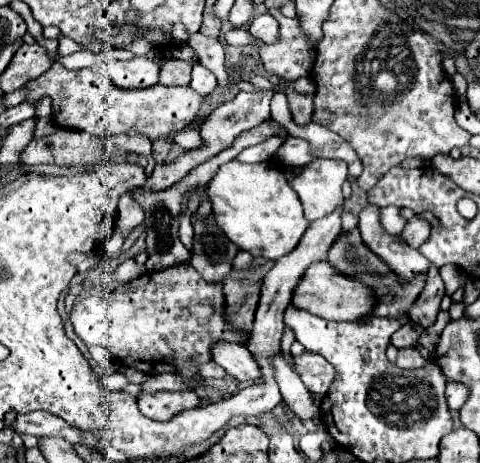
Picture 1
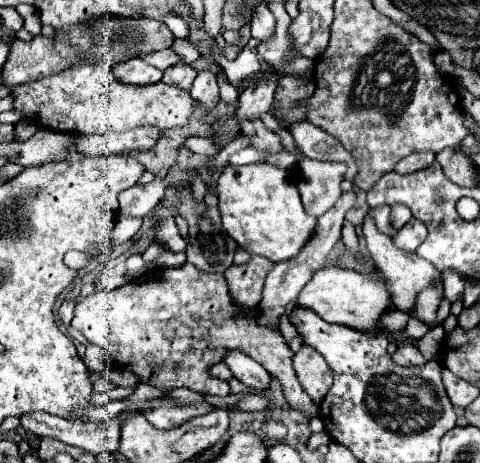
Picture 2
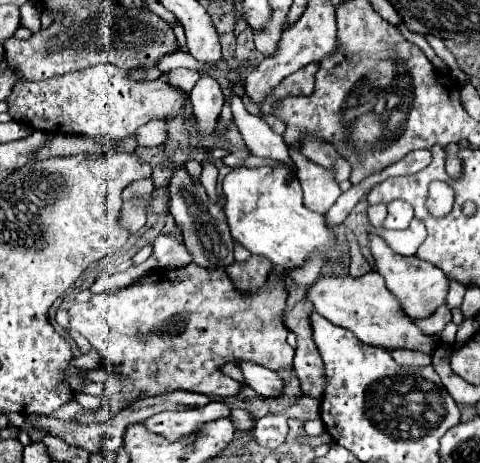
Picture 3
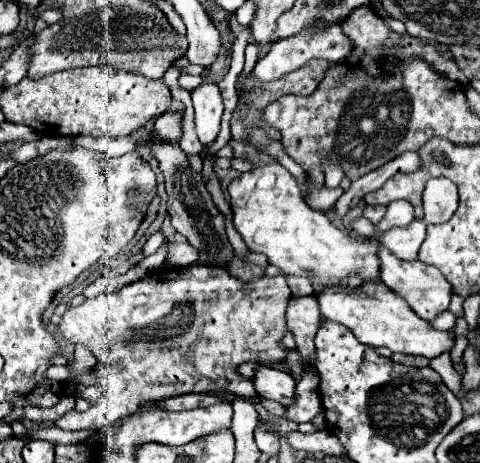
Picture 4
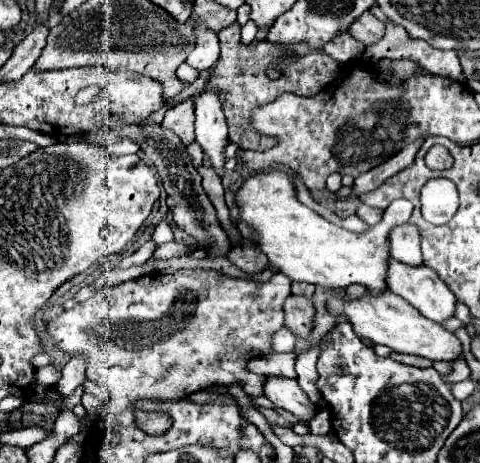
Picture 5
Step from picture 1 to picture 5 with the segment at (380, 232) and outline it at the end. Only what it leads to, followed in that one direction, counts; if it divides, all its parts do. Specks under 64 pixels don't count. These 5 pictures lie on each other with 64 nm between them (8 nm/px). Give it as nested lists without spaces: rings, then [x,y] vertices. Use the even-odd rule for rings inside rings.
[[[392,260],[388,268],[388,288],[428,320],[444,322],[456,312],[456,296],[428,266],[412,268]]]

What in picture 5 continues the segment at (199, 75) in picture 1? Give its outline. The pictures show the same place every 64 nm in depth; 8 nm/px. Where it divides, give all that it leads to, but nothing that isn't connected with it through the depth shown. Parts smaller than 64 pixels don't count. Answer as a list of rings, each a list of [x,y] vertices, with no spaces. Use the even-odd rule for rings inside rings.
[[[204,92],[196,98],[196,142],[208,154],[215,169],[224,166],[228,126],[216,92]]]

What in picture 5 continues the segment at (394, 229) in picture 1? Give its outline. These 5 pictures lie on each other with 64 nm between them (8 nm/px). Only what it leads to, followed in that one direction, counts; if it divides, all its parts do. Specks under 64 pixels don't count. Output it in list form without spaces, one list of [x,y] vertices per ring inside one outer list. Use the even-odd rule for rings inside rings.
[[[360,204],[358,208],[356,208],[356,216],[360,216],[366,224],[370,224],[370,226],[374,226],[374,224],[378,224],[380,220],[382,220],[382,214],[380,214],[380,210],[374,210],[374,208],[368,208],[366,204]]]

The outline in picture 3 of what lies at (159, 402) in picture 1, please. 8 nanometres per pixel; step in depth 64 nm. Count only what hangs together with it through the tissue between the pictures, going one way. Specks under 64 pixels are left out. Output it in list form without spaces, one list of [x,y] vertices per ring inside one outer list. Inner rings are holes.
[[[210,402],[208,406],[202,406],[202,408],[154,414],[148,420],[144,420],[144,426],[150,432],[164,436],[166,440],[180,440],[188,434],[198,432],[200,424],[228,418],[228,416],[230,416],[230,408],[224,402]]]

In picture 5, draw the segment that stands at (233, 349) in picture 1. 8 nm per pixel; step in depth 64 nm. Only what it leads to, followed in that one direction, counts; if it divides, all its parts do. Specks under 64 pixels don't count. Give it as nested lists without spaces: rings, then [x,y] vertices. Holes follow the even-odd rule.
[[[268,378],[264,384],[264,396],[268,396],[278,408],[294,414],[304,424],[308,424],[320,410],[318,406],[312,408],[312,400],[308,400],[298,382],[290,378]]]

